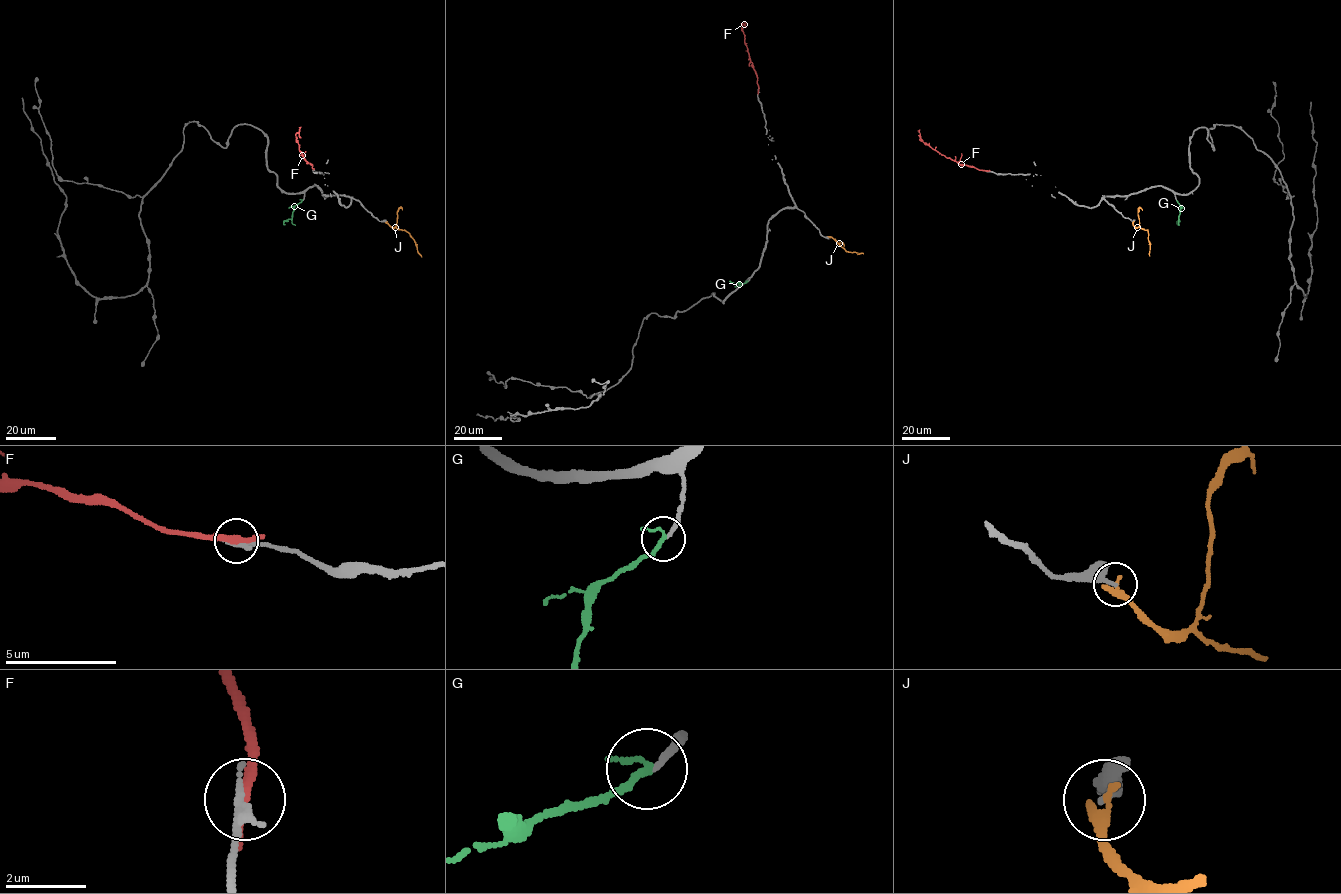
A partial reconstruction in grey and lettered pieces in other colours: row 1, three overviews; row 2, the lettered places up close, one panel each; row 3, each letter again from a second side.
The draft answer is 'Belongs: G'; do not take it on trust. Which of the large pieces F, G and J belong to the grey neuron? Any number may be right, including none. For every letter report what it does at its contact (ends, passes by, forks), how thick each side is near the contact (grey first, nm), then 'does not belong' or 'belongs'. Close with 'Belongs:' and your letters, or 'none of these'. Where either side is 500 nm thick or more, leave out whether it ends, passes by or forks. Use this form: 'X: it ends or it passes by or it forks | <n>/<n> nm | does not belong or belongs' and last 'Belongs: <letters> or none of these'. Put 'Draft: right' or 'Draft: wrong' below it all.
F: it passes by | 240/240 nm | does not belong
G: it passes by | 150/140 nm | belongs
J: it passes by | 260/220 nm | does not belong
Belongs: G
Draft: right

